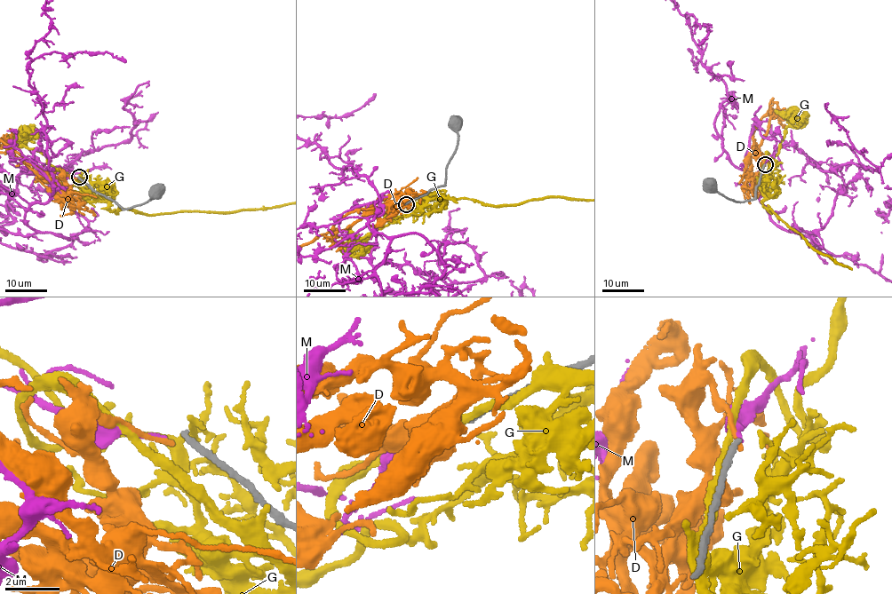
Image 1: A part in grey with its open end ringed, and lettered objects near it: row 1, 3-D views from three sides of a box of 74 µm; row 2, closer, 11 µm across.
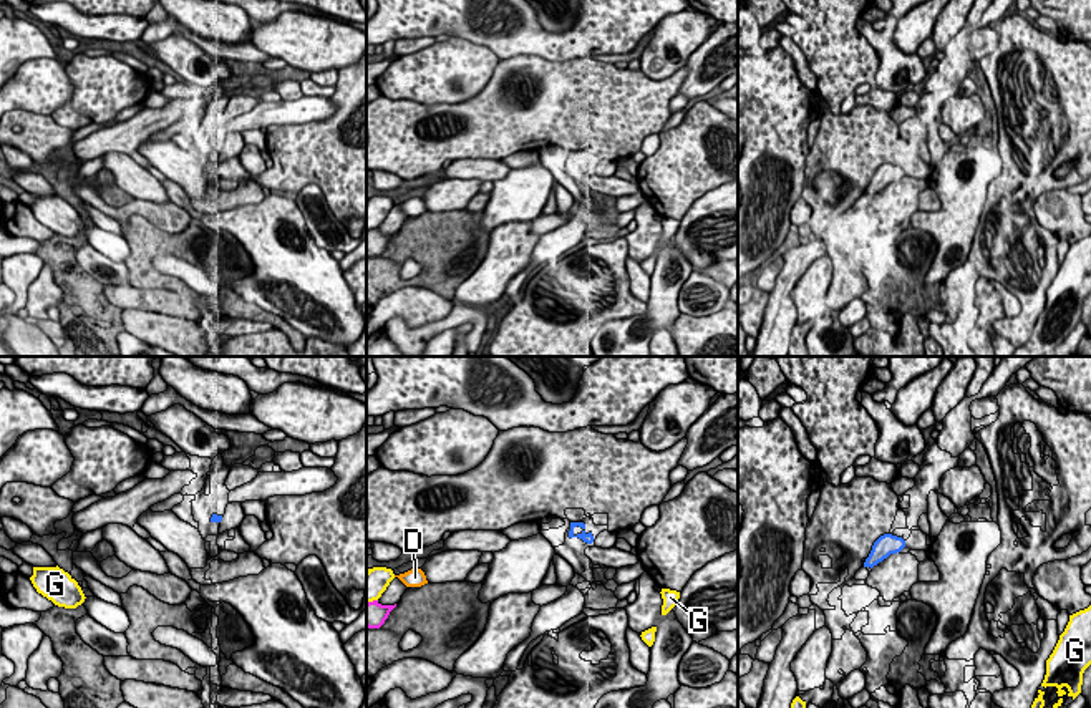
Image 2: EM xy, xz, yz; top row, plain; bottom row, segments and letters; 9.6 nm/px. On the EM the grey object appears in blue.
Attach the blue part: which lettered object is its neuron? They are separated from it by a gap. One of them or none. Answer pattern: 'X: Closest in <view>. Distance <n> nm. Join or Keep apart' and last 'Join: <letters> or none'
D: Closest in xz. Distance 1450 nm. Keep apart
G: Closest in xz. Distance 800 nm. Keep apart
M: Closest in xz. Distance 1800 nm. Keep apart
Join: none

